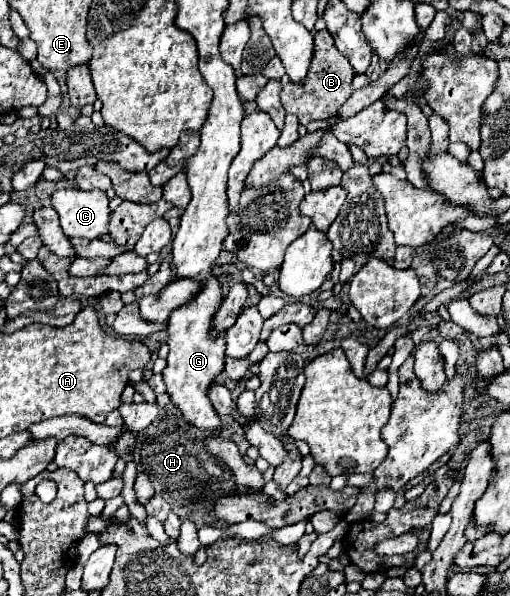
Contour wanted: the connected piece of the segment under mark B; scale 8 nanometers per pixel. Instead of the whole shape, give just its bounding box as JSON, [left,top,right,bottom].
[280,30,354,126]

